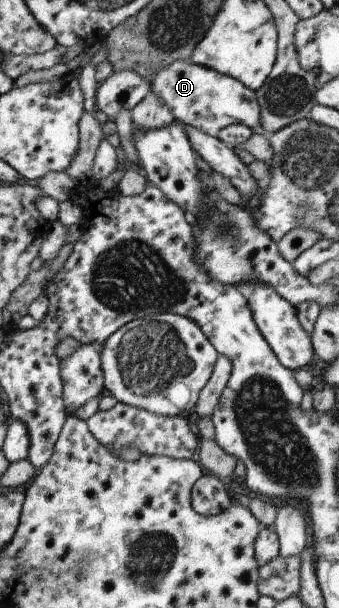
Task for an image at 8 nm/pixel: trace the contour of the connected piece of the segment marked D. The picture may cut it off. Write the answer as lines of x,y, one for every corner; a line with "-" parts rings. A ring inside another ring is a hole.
176,60
170,65
160,68
160,71
154,75
150,87
151,91
154,91
164,101
164,105
170,109
170,113
175,119
178,122
183,122
186,127
198,128
200,131
210,131
210,129
220,131
229,125
238,124
246,125
246,127
250,127
254,131
261,132
260,103
258,103
256,93
233,77
219,74
213,69
192,65
187,61

